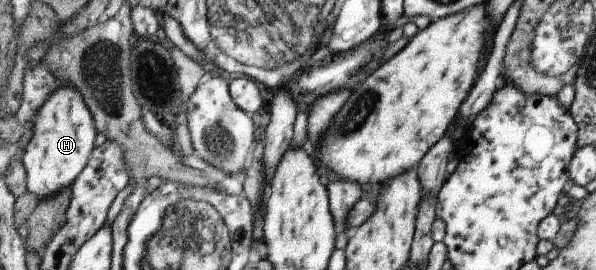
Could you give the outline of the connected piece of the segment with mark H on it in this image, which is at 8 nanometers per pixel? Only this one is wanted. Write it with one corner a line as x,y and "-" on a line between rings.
59,82
59,87
50,93
49,100
35,114
32,130
33,136
22,155
22,162
27,172
28,189
36,193
43,201
62,192
62,189
71,187
82,175
82,171
87,167
91,154
94,152
98,129
94,114
91,113
84,95
73,84

